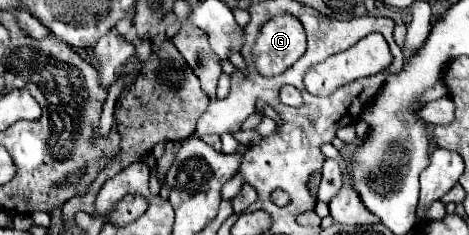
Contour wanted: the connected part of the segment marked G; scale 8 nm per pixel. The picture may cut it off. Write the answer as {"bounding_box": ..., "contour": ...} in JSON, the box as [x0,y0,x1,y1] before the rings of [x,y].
{"bounding_box":[254,16,306,76],"contour":[[[278,16],[264,24],[254,44],[254,64],[262,76],[282,74],[306,50],[302,24],[292,16]]]}

